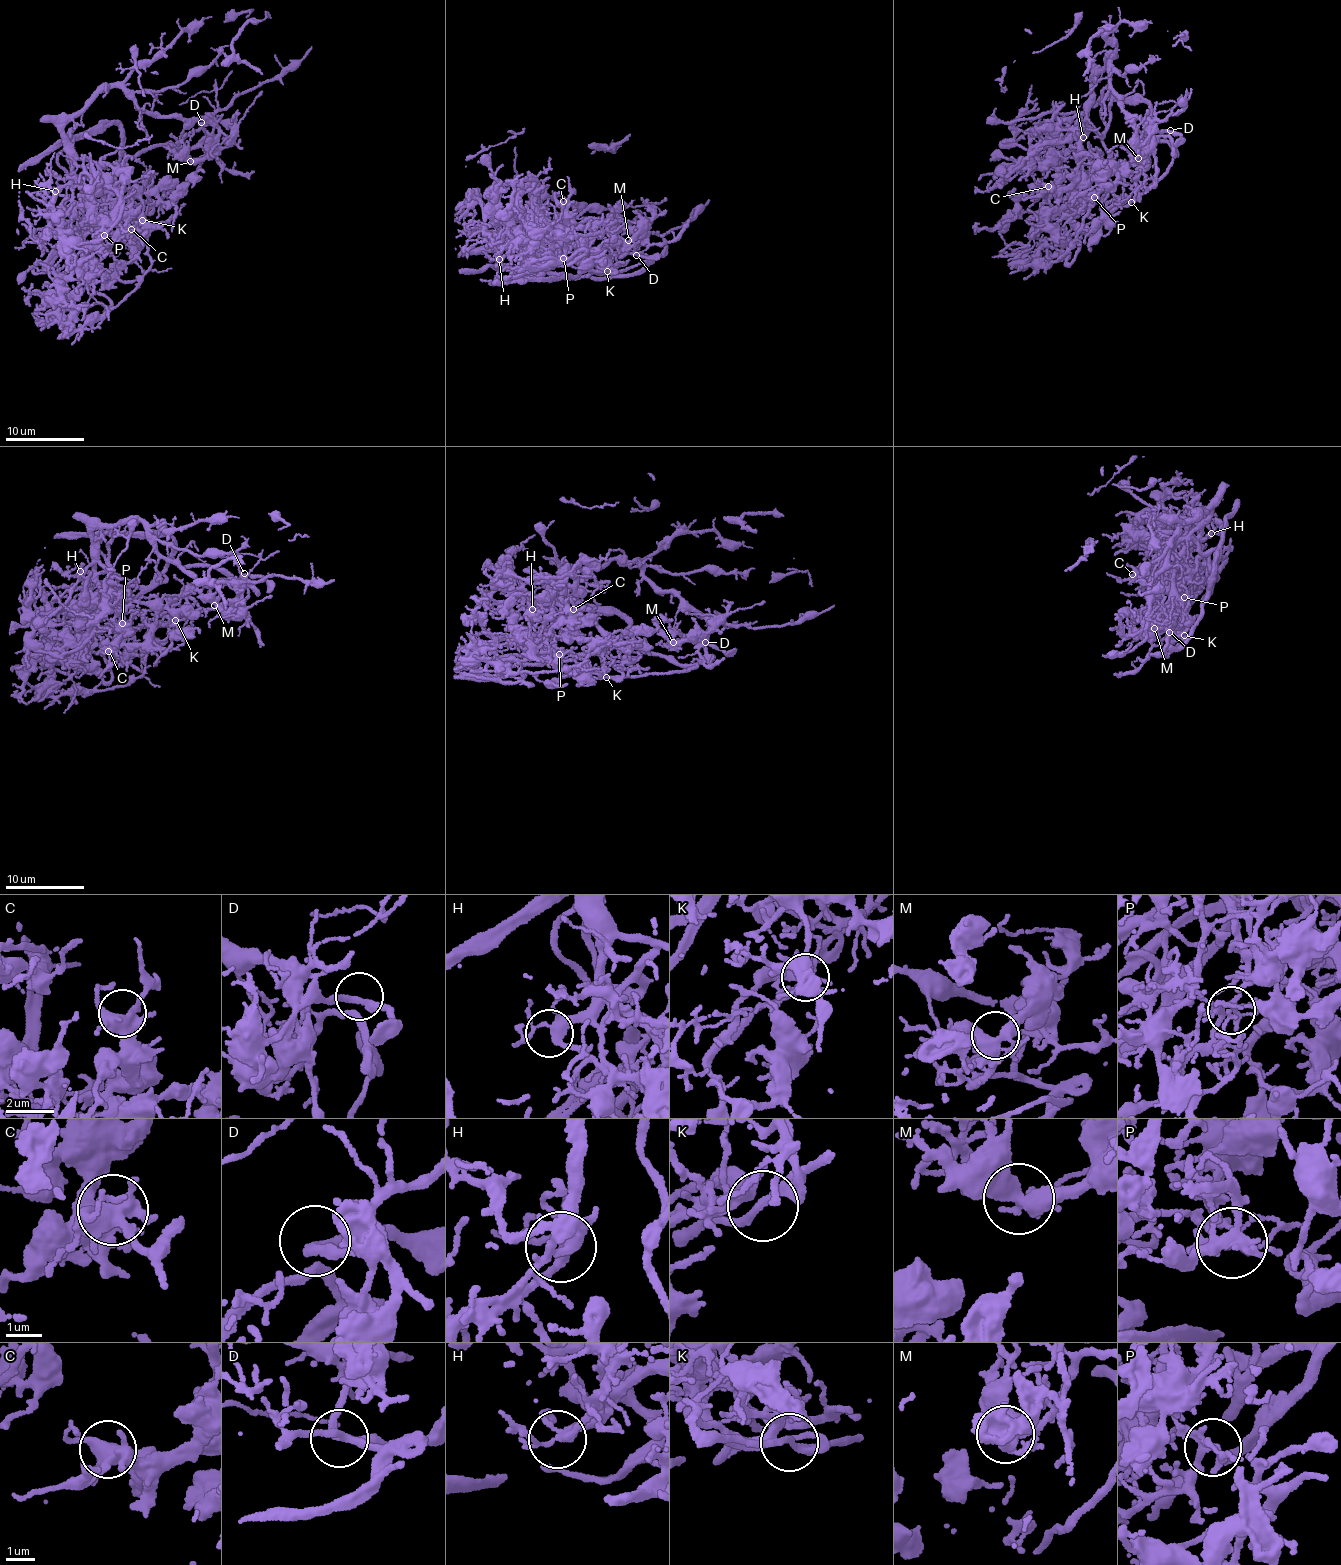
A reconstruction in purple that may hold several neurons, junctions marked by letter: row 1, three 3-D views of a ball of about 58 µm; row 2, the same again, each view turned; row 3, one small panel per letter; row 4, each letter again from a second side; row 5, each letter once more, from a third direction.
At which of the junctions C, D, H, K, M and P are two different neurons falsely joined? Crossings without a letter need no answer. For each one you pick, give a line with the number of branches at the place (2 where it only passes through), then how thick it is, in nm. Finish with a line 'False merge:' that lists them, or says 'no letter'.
P: 5 branches meet; 170 nm thick
False merge: P

